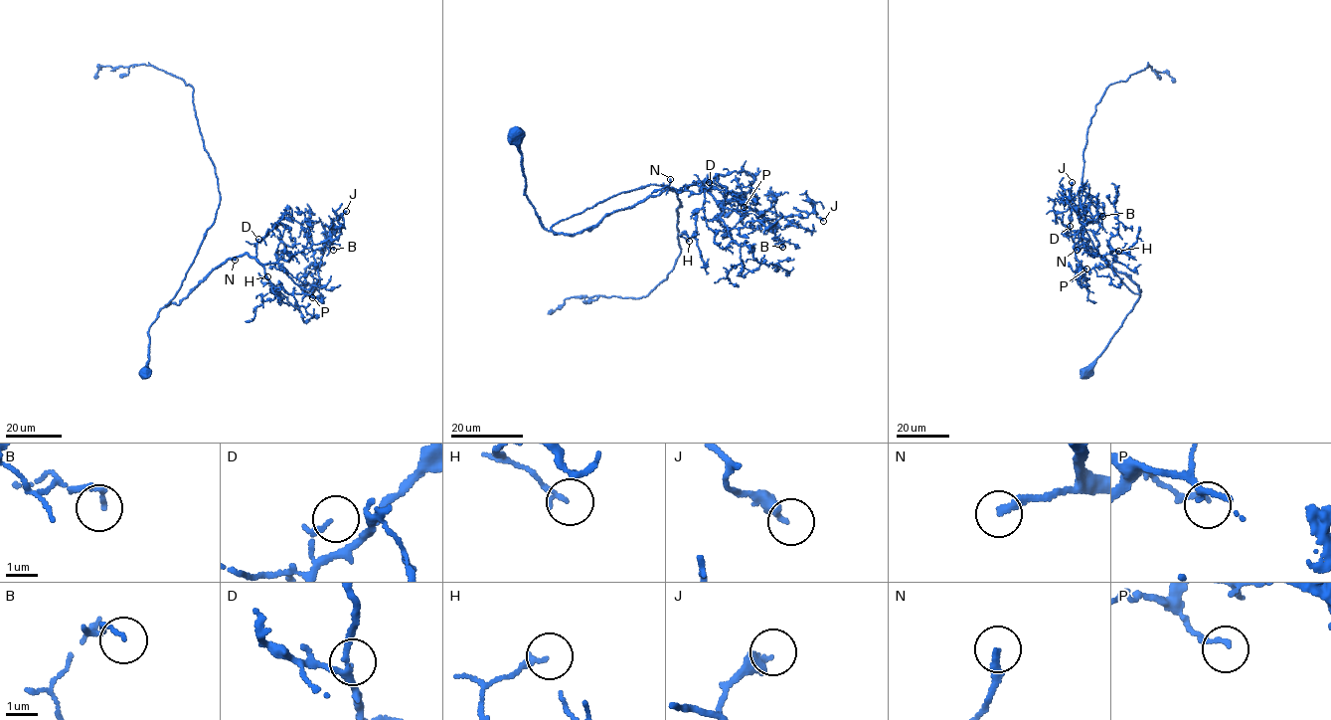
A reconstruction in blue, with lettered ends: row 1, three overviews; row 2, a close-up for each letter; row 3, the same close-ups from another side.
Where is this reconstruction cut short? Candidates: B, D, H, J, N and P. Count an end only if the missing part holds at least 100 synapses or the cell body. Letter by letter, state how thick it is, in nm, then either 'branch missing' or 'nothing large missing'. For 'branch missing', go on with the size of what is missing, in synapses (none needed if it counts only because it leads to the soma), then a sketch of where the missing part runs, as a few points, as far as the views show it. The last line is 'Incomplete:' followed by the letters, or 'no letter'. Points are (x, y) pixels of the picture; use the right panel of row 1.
B: calibre 120 nm; nothing large missing
D: calibre 130 nm; nothing large missing
H: calibre 100 nm; nothing large missing
J: calibre 360 nm; nothing large missing
N: calibre 200 nm; branch missing; 130 synapses; course (1077, 250), (1070, 254), (1068, 270), (1059, 266), (1053, 276), (1039, 277), (1044, 290)
P: calibre 150 nm; nothing large missing
Incomplete: N

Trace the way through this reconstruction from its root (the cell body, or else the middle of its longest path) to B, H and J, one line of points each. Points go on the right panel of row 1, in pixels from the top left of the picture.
B: (1084, 372), (1140, 294), (1137, 285), (1081, 241), (1074, 248), (1083, 242), (1078, 234), (1081, 223), (1102, 216)
H: (1084, 372), (1140, 291), (1081, 241), (1075, 247), (1086, 271), (1111, 267), (1118, 251)
J: (1084, 372), (1140, 291), (1081, 241), (1074, 248), (1083, 242), (1078, 234), (1081, 215), (1069, 195), (1072, 182)

